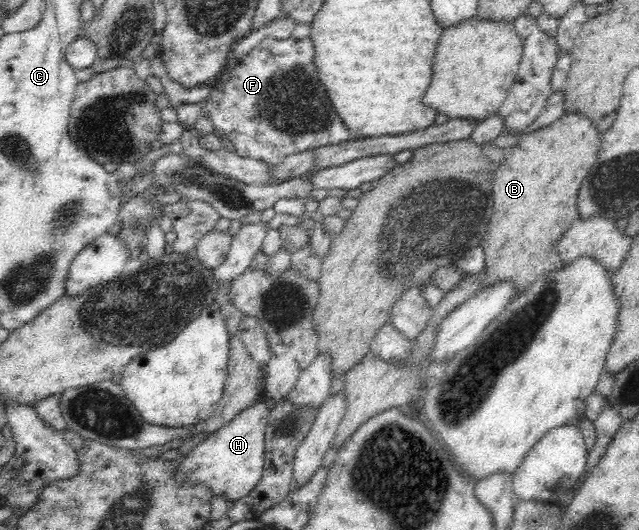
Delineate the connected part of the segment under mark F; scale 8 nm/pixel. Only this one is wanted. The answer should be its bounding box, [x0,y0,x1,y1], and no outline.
[202,35,350,166]

